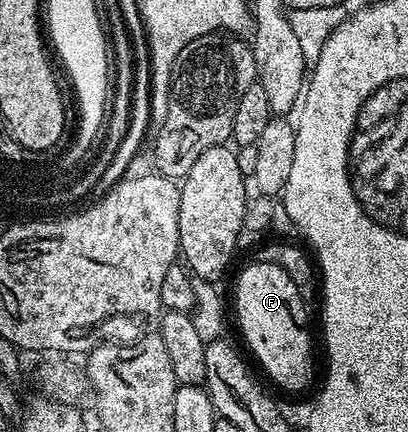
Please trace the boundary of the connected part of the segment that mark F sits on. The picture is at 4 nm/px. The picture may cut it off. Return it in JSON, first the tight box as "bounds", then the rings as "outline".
{"bounds":[235,261,315,391],"outline":[[[252,261],[235,279],[235,315],[243,330],[243,339],[264,373],[287,391],[305,390],[315,375],[307,307],[297,285],[293,285],[293,277],[277,265]]]}

